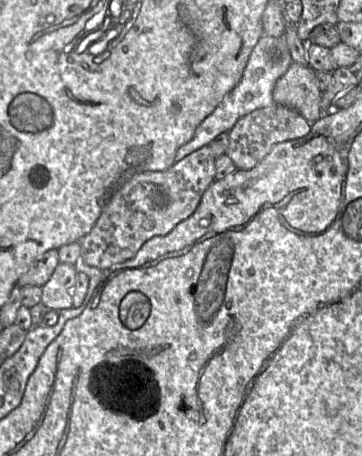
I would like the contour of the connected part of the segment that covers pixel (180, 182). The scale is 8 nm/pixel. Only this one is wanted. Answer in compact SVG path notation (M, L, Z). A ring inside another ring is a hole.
M206 145L175 162L167 170L142 172L130 178L112 195L91 231L78 241L81 246L80 263L107 271L134 258L149 239L170 233L177 224L195 212L203 194L215 180L215 160L210 146Z

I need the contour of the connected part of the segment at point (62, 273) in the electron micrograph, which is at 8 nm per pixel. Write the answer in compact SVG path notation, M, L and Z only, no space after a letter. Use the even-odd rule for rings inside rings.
M59 262L50 279L42 286L40 302L56 311L73 307L73 293L78 271L79 264Z

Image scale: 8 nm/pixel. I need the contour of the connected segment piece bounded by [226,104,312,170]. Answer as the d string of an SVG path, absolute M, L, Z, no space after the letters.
M279 104L257 109L242 117L229 131L229 145L226 154L237 169L250 170L256 167L278 143L309 134L312 124L300 113Z

